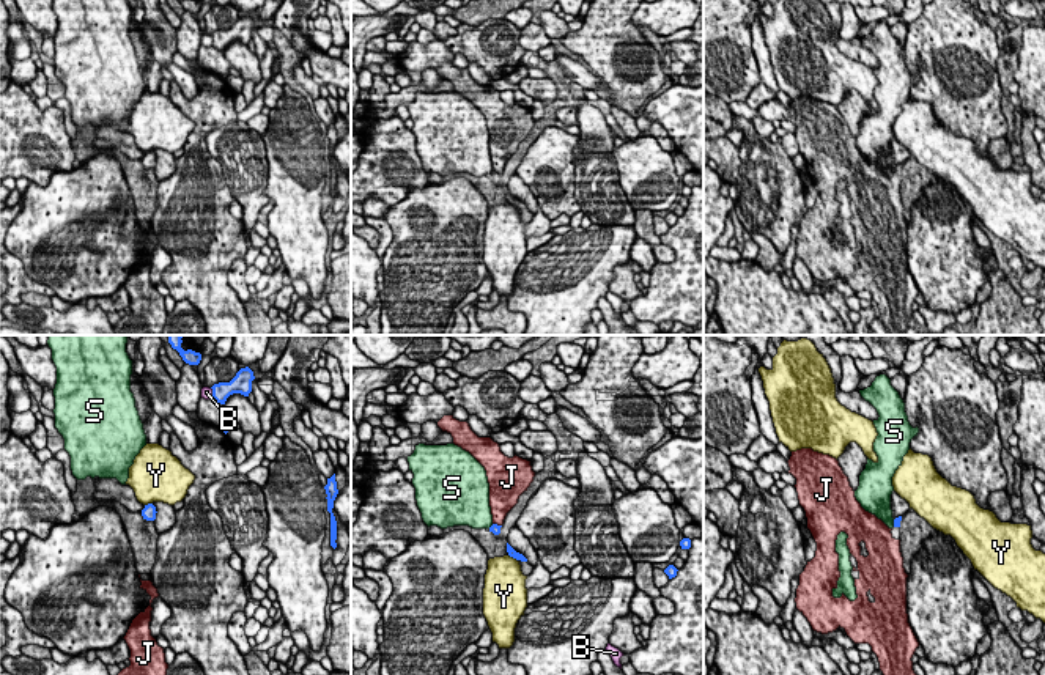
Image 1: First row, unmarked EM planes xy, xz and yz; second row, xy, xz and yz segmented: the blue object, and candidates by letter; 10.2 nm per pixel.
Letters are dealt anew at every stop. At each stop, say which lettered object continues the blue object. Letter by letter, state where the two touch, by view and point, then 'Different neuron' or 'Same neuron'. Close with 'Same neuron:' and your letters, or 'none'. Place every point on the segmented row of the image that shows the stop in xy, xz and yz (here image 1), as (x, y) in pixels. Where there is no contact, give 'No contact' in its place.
B: Touches blue at xy (213, 392). Different neuron
J: Touches blue at xz (496, 524). Same neuron
S: Touches blue at yz (894, 523). Different neuron
Y: Touches blue at xz (513, 557). Different neuron
Same neuron: J

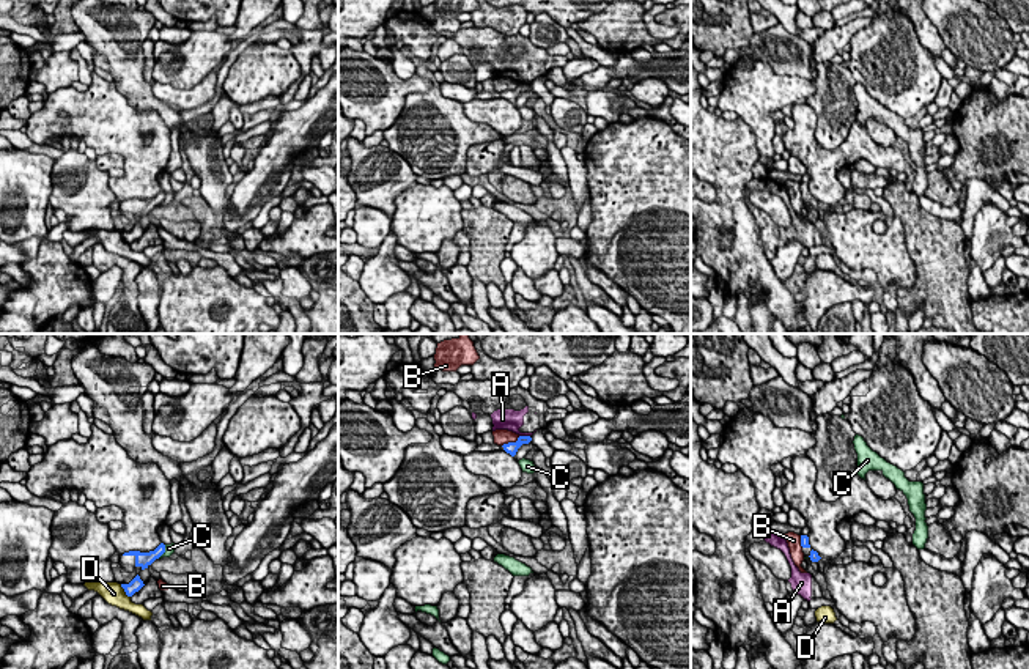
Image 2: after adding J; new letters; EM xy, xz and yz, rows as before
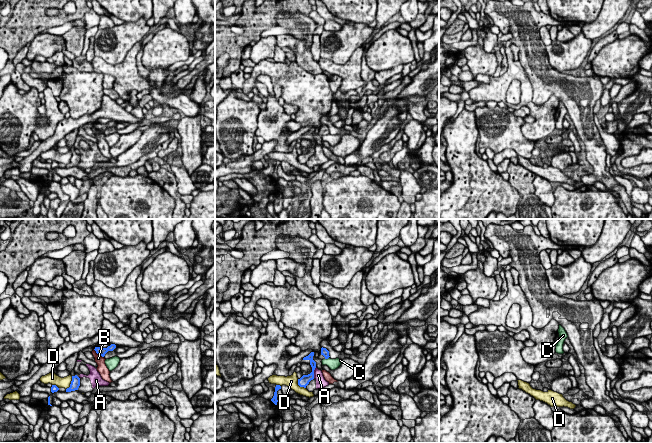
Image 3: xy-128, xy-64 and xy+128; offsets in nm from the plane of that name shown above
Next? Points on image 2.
A: Touches blue at xz (524, 436). Different neuron
B: Touches blue at xz (510, 443). Different neuron
C: Touches blue at xy (164, 551). Different neuron
D: Touches blue at xy (125, 591). Different neuron
Same neuron: none

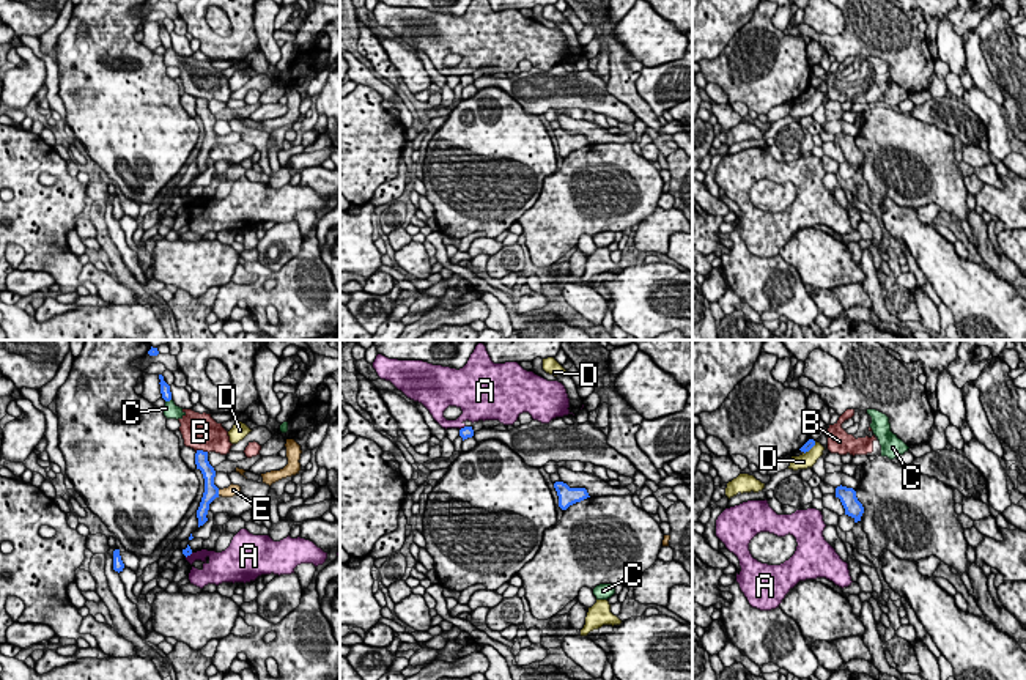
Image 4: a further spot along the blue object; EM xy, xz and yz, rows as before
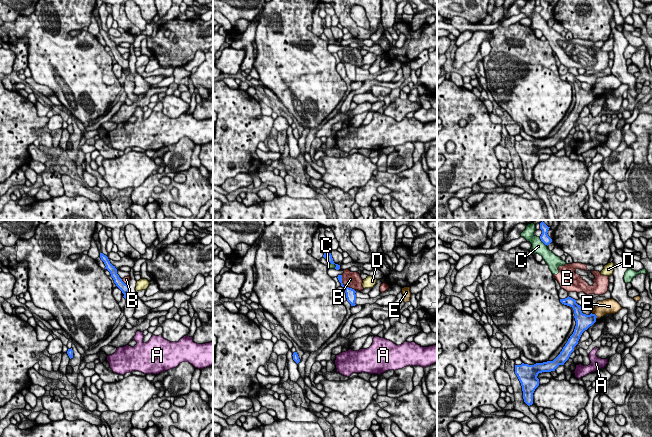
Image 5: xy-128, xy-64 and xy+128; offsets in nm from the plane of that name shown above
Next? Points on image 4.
A: Touches blue at xy (189, 554). Different neuron
B: Touches blue at xy (202, 450). Different neuron
C: Touches blue at xy (167, 400). Different neuron
D: Touches blue at yz (811, 447). Different neuron
E: Touches blue at xy (217, 493). Same neuron
Same neuron: E

